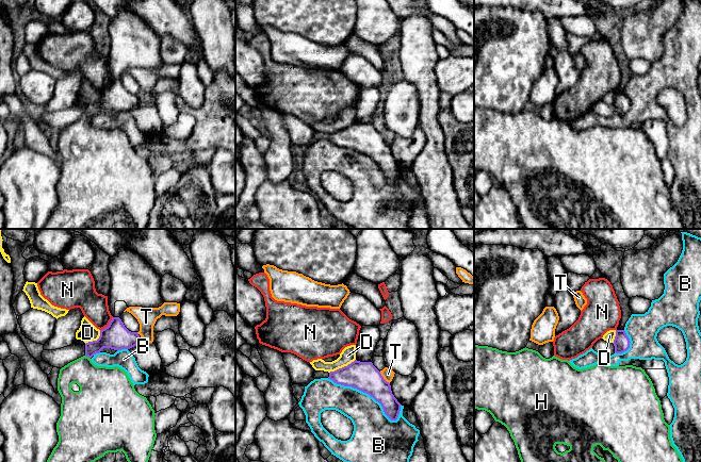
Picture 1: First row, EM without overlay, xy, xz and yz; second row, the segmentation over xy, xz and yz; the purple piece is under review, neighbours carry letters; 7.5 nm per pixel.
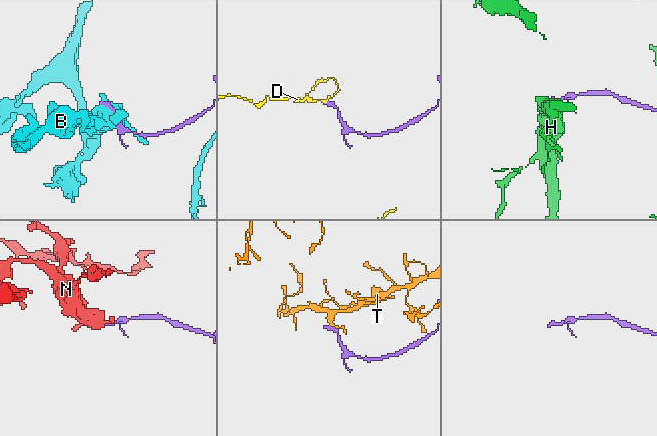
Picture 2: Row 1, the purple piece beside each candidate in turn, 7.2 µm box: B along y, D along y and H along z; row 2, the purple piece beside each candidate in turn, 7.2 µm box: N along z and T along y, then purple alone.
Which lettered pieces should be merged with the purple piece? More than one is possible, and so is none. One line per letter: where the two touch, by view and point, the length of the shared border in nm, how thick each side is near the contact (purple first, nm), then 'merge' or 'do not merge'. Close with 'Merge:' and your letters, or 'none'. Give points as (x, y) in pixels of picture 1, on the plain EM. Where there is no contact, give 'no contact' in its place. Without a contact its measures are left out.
B: xz (364, 153) | 600 nm | 220/260 nm | do not merge
D: xz (342, 129) | 220 nm | 220/120 nm | do not merge
H: xy (87, 117) | 50 nm | 190/300 nm | merge
N: xy (109, 86) | 140 nm | 200/200 nm | do not merge
T: xz (382, 139) | 120 nm | 220/90 nm | do not merge
Merge: H

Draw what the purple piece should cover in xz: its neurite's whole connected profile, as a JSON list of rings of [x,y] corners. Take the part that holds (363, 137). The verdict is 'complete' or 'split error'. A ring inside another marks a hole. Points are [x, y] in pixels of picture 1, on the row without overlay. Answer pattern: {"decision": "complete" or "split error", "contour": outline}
{"decision": "complete", "contour": [[[355,121],[347,128],[330,133],[328,141],[369,155],[381,166],[385,176],[391,182],[397,181],[402,166],[392,155],[390,145],[384,141],[372,123]]]}

